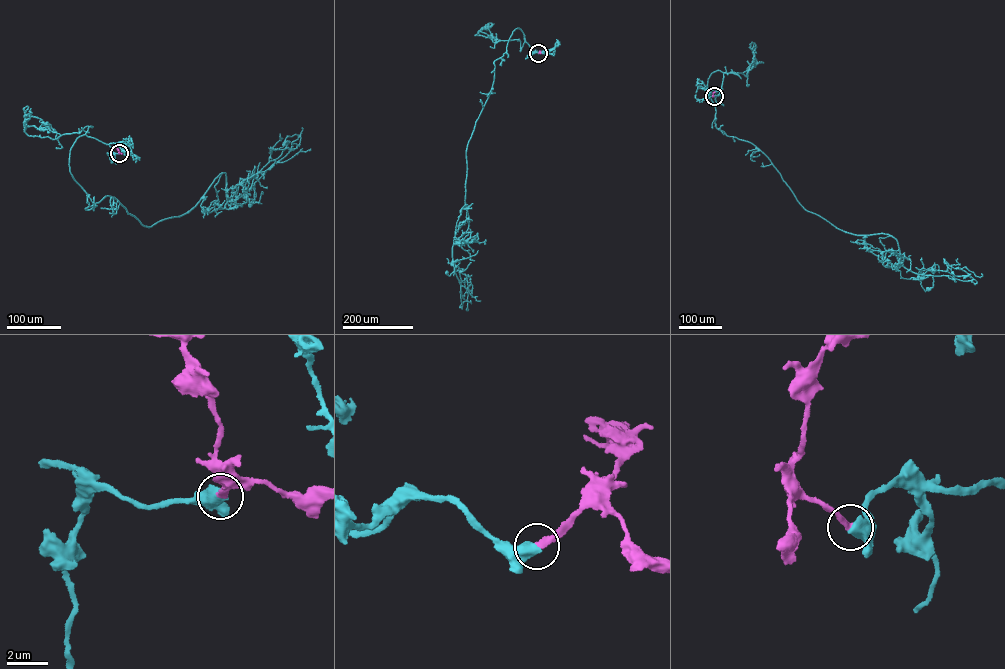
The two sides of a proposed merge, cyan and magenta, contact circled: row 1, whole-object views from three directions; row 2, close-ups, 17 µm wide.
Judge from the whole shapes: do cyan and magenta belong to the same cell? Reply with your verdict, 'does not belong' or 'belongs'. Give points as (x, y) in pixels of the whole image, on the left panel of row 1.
belongs

